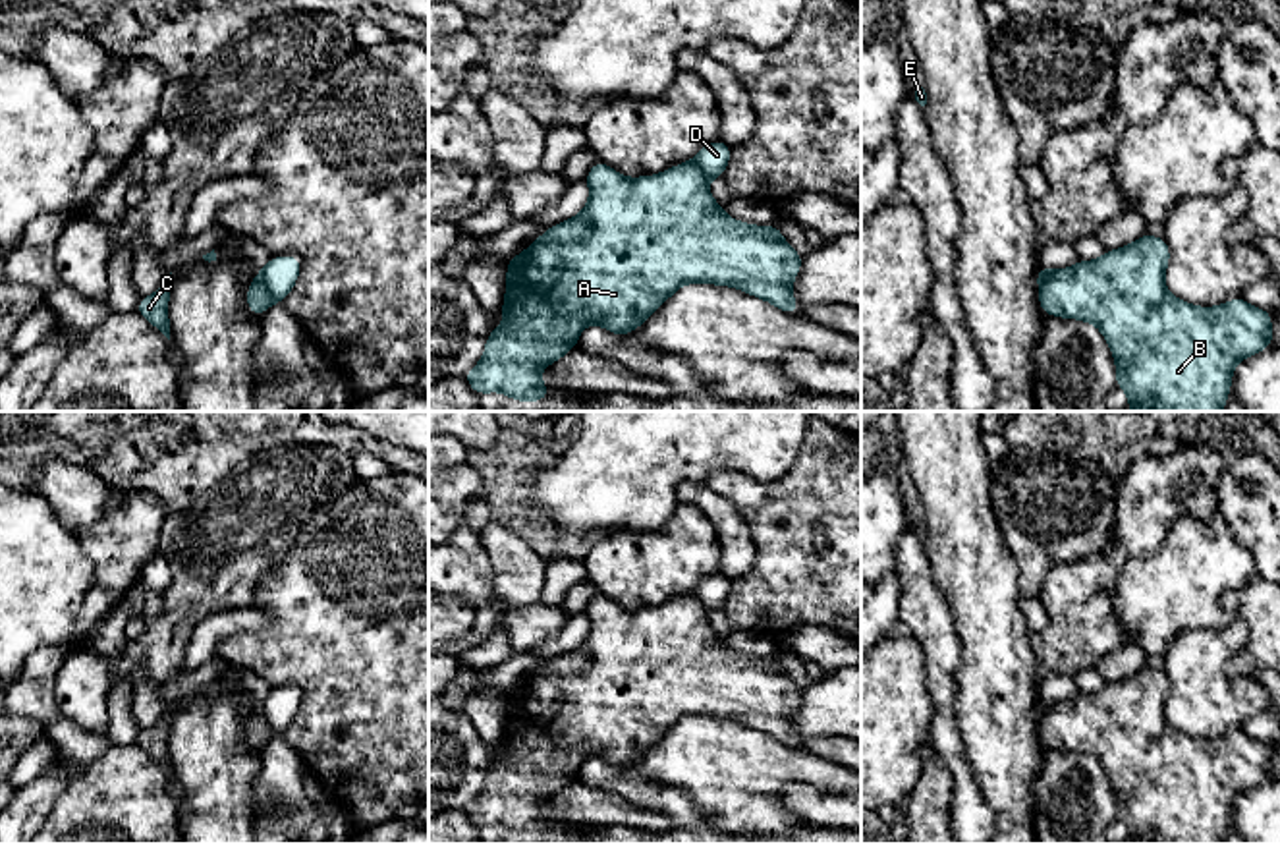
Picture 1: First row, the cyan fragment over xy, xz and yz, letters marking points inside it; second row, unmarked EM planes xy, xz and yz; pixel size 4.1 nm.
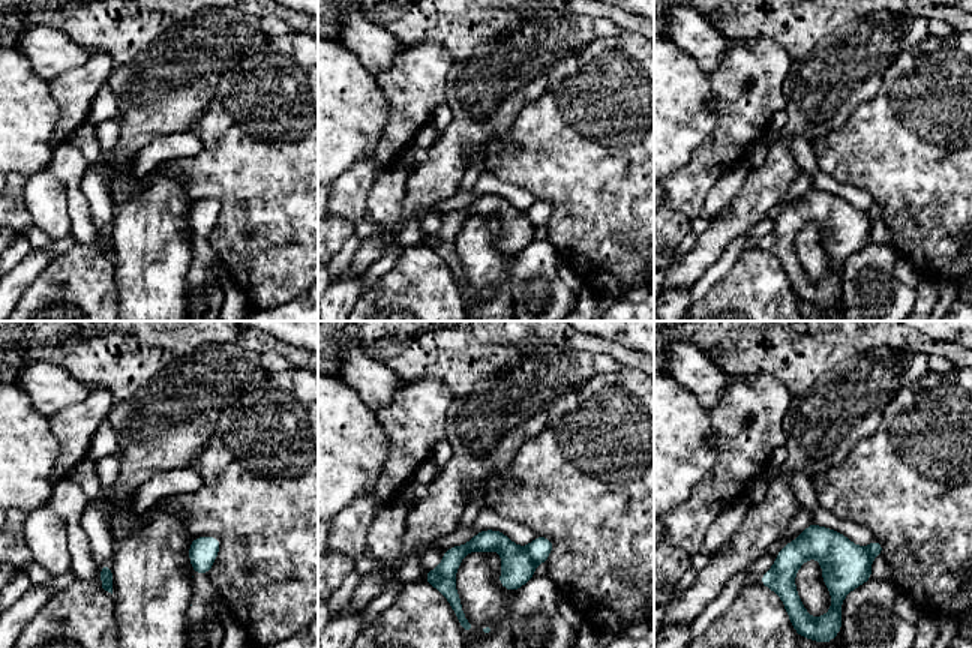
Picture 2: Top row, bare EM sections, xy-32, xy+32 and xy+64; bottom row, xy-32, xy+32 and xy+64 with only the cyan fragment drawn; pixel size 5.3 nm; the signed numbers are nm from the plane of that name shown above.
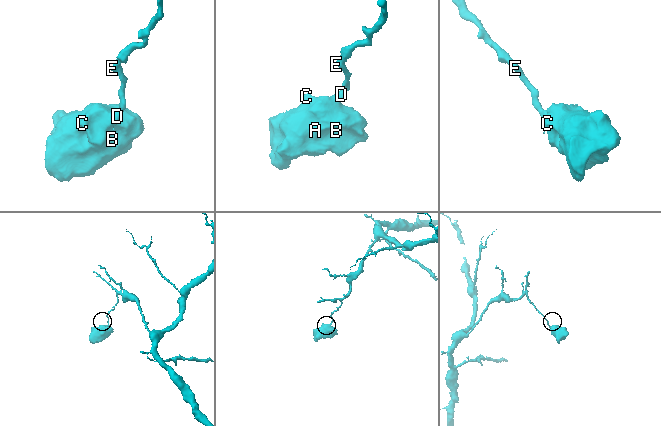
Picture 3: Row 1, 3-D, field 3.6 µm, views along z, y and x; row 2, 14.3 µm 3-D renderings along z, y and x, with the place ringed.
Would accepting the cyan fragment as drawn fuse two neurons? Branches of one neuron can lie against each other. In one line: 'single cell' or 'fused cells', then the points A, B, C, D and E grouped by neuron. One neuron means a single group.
fused cells; A B C / D E

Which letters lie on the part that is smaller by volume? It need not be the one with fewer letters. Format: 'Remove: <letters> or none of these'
Remove: A, B, C

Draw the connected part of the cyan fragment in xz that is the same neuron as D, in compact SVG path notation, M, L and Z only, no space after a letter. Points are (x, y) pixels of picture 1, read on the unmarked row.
M716 572L709 577L705 577L693 593L701 601L701 605L707 608L707 612L718 610L726 606L726 599L730 595L732 579L724 574Z

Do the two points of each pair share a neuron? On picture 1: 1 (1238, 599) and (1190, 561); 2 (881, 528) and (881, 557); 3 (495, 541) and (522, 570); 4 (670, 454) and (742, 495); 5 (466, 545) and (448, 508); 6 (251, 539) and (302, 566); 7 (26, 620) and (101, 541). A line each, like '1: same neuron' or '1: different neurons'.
1: different neurons
2: same neuron
3: same neuron
4: different neurons
5: different neurons
6: different neurons
7: different neurons

